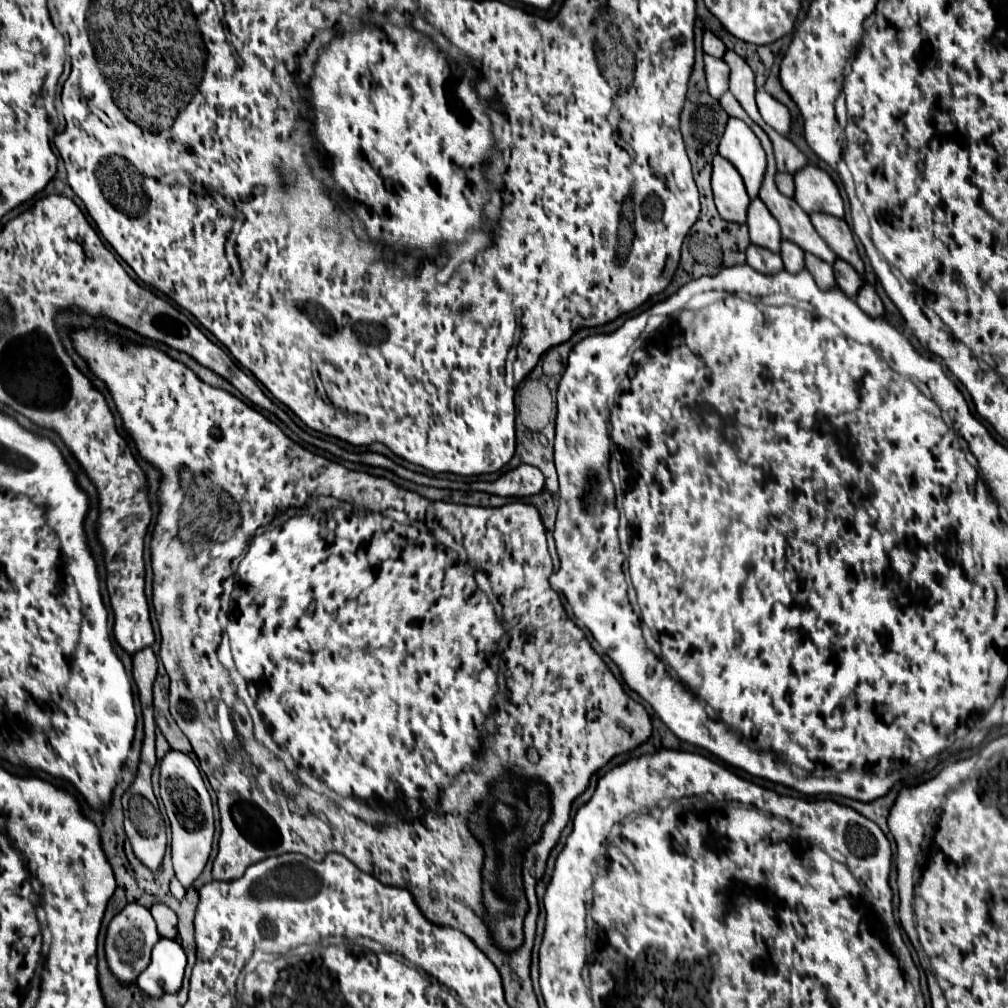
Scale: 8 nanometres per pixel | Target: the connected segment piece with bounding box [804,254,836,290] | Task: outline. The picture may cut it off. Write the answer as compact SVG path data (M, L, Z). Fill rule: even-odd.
M806 254L806 268L812 272L812 276L816 278L816 284L824 290L828 290L828 286L832 288L836 282L834 282L834 272L832 272L832 266L820 258L816 258L814 254Z

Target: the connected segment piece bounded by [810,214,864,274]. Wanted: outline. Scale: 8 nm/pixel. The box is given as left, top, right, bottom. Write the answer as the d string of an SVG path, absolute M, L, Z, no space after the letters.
M810 214L810 220L816 232L824 238L824 242L834 250L838 258L844 258L858 274L864 274L864 262L858 256L854 236L844 218L832 218L830 214Z

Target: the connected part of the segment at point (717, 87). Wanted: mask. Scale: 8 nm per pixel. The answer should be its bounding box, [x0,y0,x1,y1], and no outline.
[704,54,728,98]

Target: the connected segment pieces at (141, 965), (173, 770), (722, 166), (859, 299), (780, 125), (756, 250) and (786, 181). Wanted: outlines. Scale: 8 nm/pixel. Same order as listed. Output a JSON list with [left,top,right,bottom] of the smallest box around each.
[[104,904,160,982],[160,750,214,888],[712,154,750,224],[856,280,884,316],[756,90,792,136],[746,244,782,274],[776,174,794,196]]

